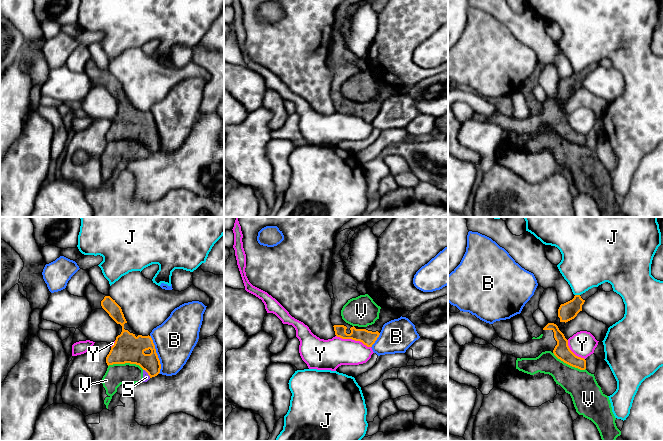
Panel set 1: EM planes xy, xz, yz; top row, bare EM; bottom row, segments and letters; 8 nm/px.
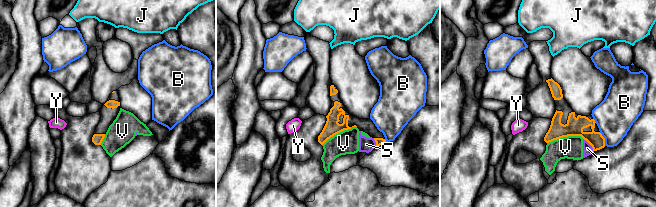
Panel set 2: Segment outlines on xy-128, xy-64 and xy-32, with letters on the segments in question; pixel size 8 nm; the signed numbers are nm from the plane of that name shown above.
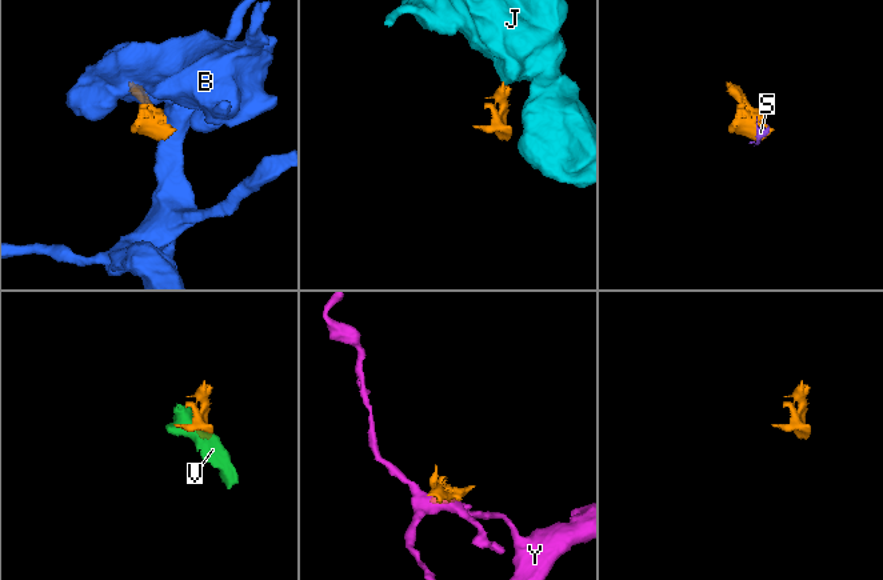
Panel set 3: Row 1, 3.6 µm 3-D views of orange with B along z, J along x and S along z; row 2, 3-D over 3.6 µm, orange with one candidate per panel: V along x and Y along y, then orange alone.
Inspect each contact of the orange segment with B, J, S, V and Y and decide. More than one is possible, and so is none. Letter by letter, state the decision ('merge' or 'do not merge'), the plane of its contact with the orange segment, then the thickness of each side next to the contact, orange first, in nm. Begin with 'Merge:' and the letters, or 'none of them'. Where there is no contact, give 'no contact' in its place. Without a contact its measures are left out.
Merge: none of them
B: do not merge | xy | 240/320 nm
J: do not merge | yz | 140/380 nm
S: do not merge | xy | 240/60 nm
V: do not merge | xy | 240/170 nm
Y: do not merge | xz | 120/240 nm

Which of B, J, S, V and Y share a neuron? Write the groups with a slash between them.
B / J / S V / Y

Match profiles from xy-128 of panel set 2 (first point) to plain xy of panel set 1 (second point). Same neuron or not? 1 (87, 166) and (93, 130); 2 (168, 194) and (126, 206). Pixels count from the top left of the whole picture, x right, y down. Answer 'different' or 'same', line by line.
1: same
2: same

